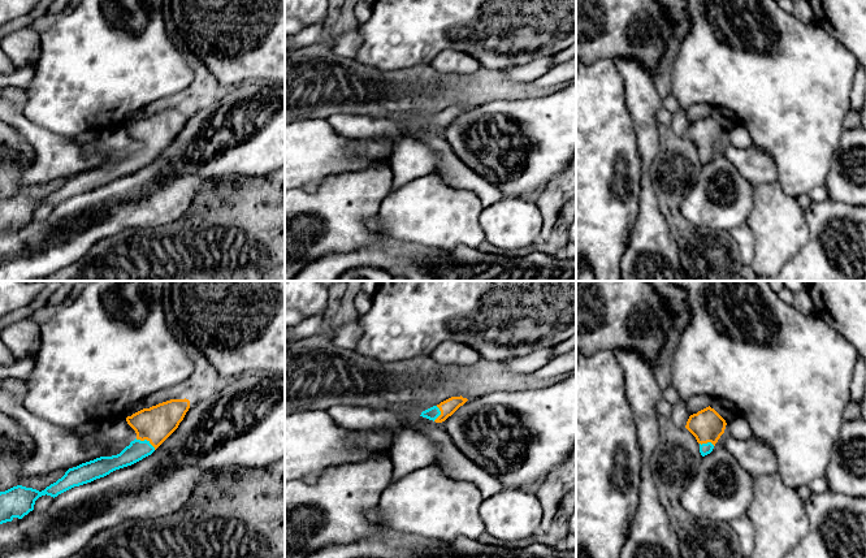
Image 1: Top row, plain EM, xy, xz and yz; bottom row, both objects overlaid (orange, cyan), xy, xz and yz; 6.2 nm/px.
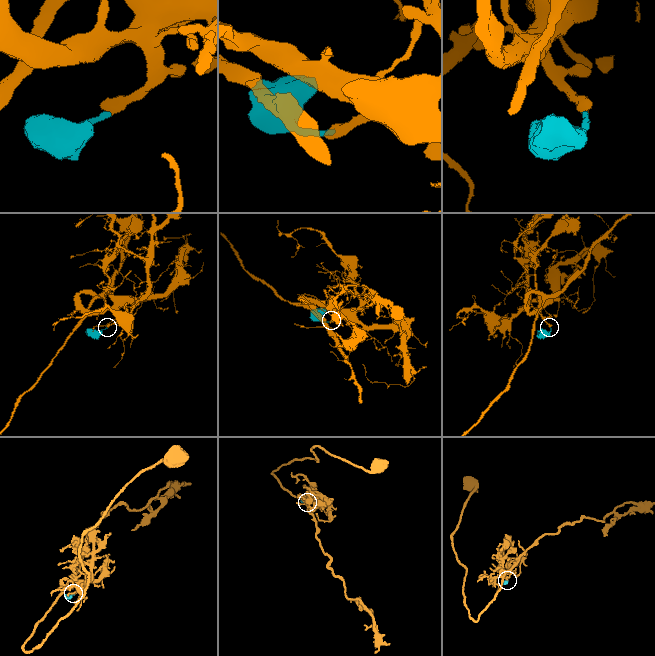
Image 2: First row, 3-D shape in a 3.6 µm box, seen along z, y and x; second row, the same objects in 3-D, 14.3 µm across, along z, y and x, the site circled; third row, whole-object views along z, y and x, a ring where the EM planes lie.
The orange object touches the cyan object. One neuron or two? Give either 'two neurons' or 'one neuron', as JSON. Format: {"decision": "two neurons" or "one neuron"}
{"decision": "one neuron"}

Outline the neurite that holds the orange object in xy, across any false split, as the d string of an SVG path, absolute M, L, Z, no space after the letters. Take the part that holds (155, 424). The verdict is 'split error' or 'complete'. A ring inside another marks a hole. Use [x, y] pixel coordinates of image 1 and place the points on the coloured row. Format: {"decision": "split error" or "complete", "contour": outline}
{"decision": "split error", "contour": "M186 398L143 408L126 418L137 438L120 454L100 457L69 468L61 479L42 492L22 485L0 492L0 524L12 522L14 518L22 519L34 510L35 501L42 496L55 498L74 486L104 477L151 455L178 428L189 408L190 401Z"}

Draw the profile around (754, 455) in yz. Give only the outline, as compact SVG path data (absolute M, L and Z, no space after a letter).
M723 433L720 441L753 477L778 473L778 462L771 446L754 434L749 440L737 440Z

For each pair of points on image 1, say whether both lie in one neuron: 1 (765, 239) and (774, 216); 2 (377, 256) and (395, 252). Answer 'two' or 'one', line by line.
1: one
2: one

